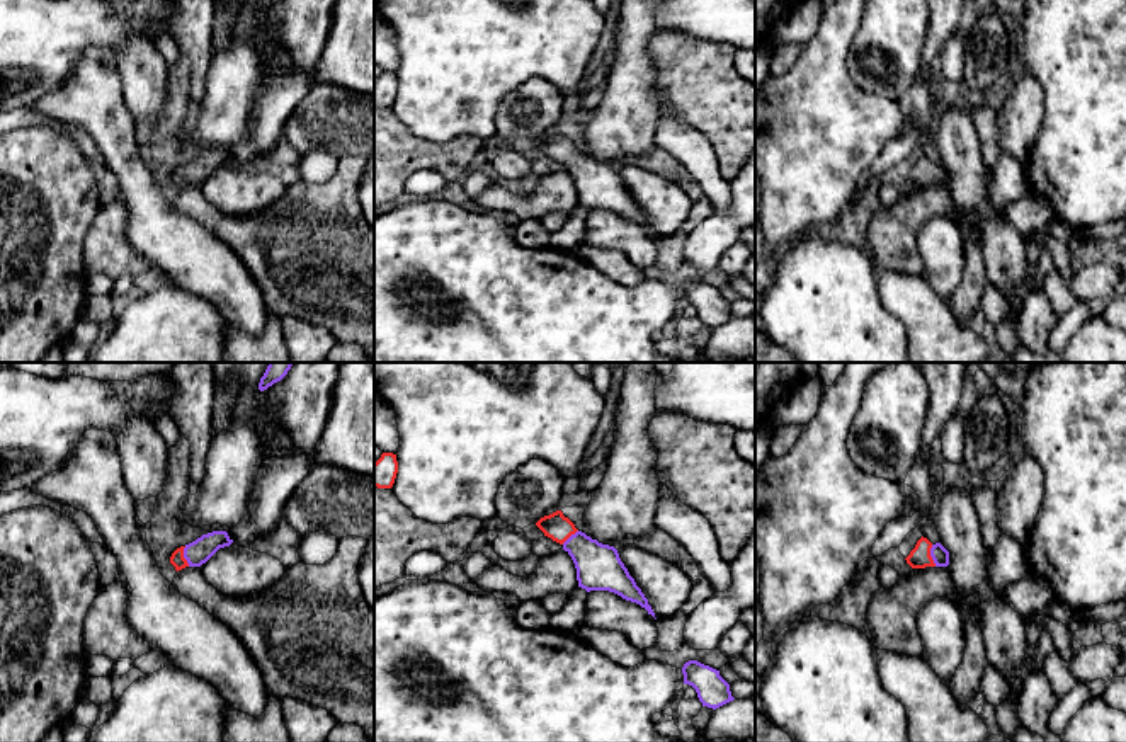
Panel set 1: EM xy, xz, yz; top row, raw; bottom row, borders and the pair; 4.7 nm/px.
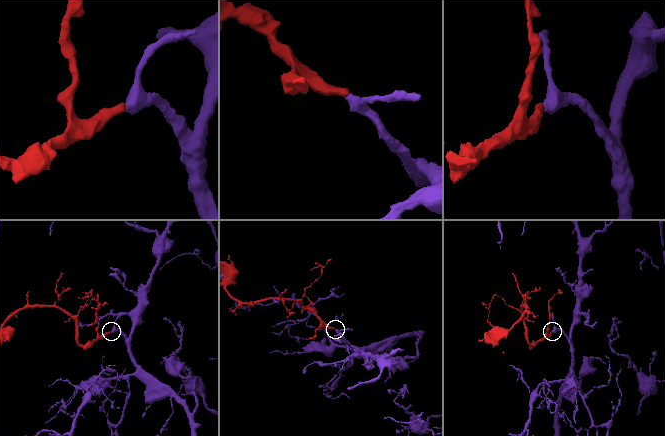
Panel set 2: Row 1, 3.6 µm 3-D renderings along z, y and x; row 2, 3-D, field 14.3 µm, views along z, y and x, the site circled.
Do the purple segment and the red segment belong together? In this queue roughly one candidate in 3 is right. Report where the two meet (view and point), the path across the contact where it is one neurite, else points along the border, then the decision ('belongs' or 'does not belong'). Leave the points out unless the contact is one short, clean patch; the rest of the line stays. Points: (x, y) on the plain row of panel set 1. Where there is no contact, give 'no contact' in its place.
meets purple in yz at (931, 174); runs through yz (938, 171), (931, 174), (919, 176); belongs

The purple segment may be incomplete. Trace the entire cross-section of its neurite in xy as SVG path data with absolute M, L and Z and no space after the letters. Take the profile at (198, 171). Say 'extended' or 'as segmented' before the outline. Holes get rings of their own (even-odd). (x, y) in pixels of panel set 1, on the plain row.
extended; M213 150L202 153L185 165L177 167L170 175L170 182L175 186L177 191L185 186L201 186L219 167L230 165L231 162L233 158L228 155L226 150Z

